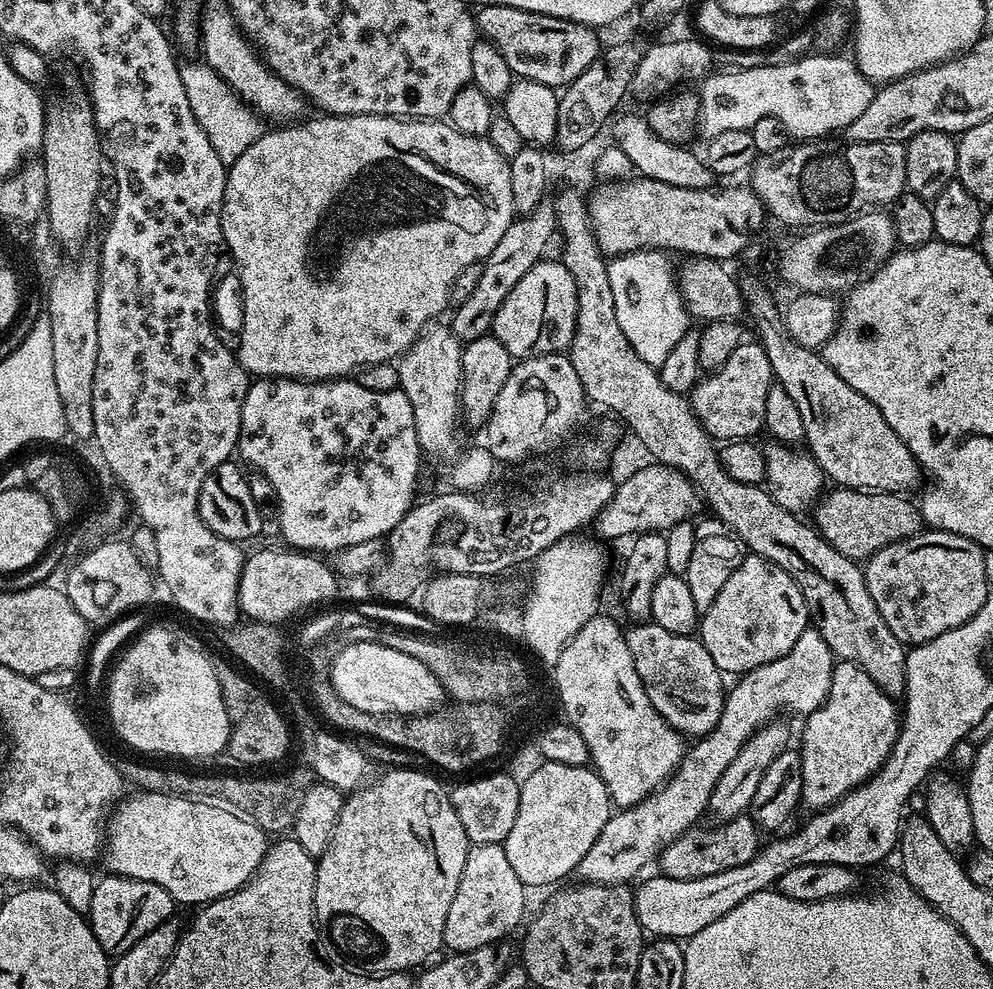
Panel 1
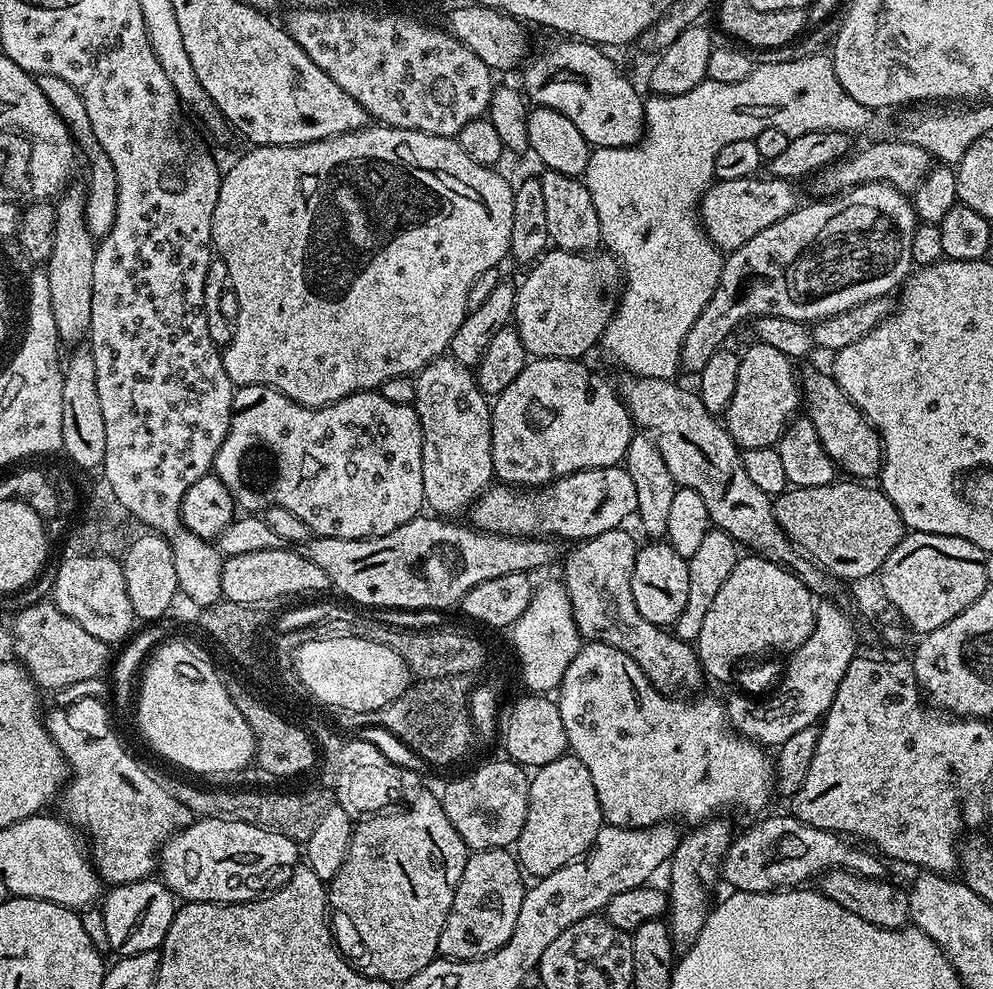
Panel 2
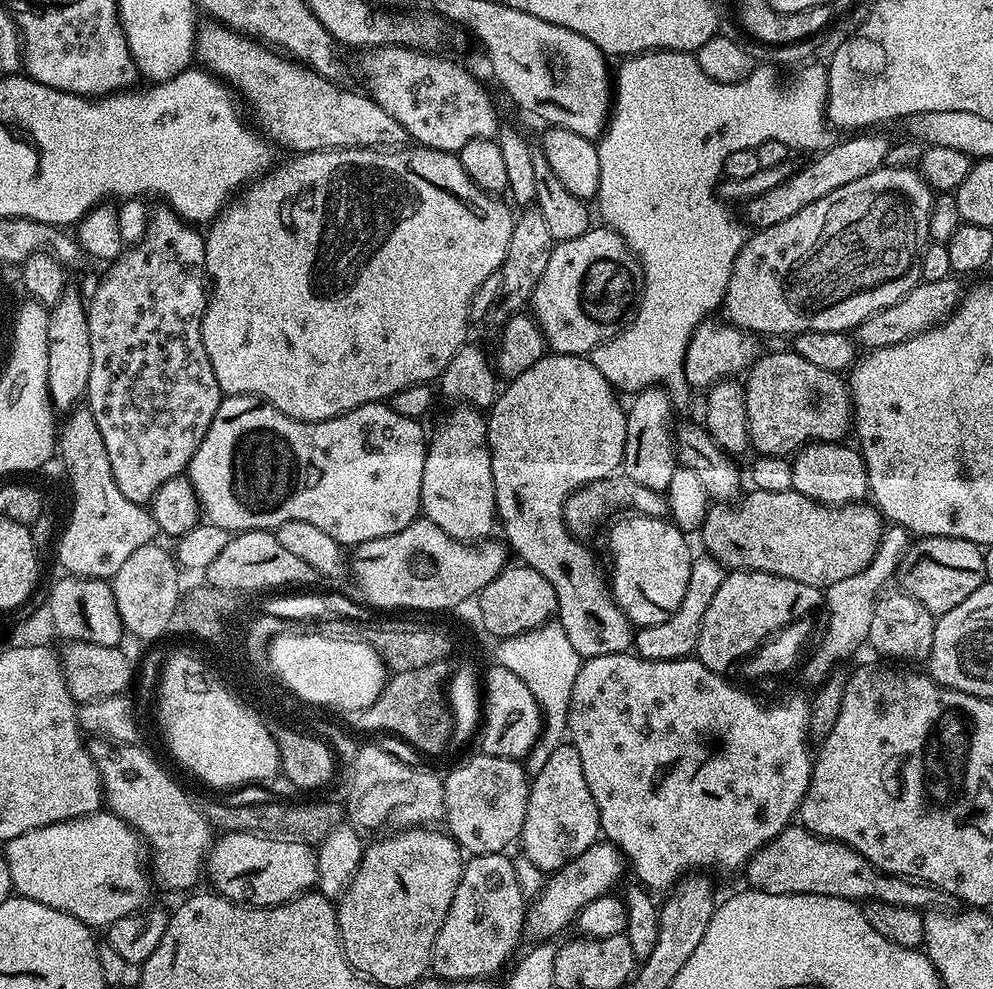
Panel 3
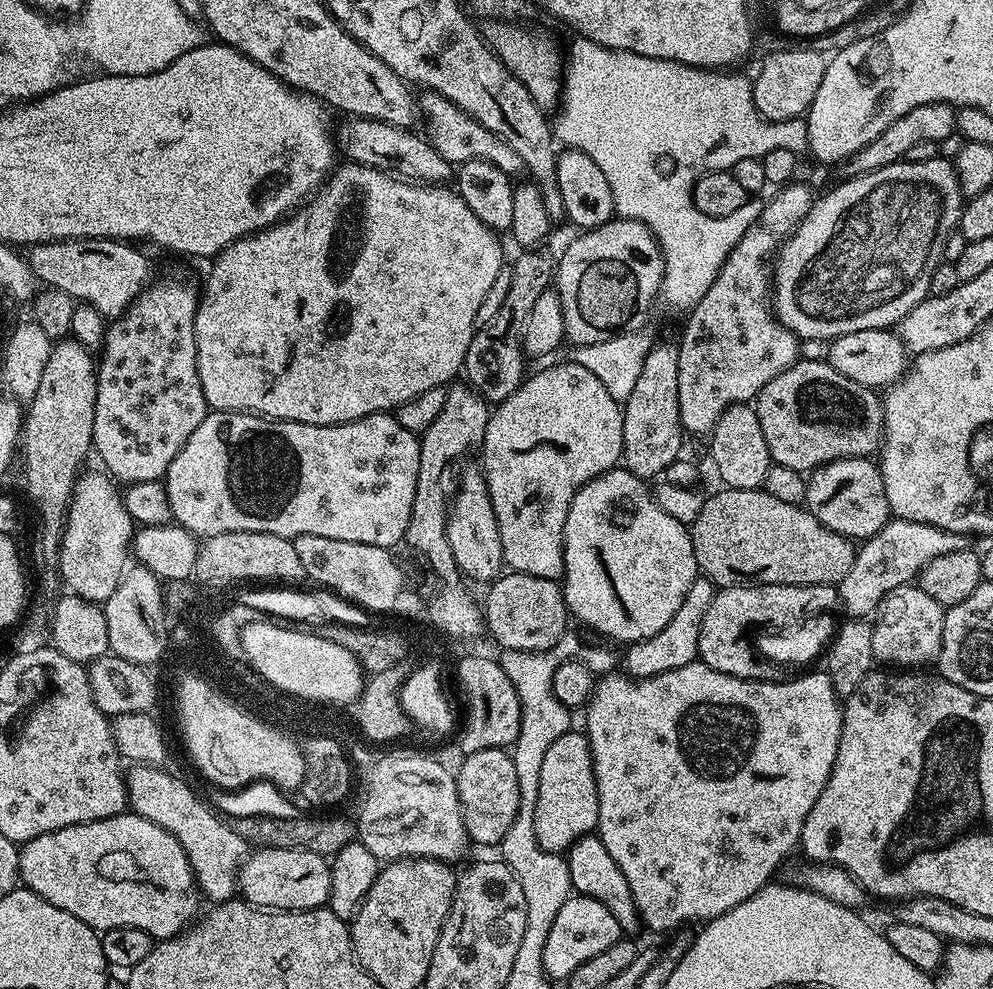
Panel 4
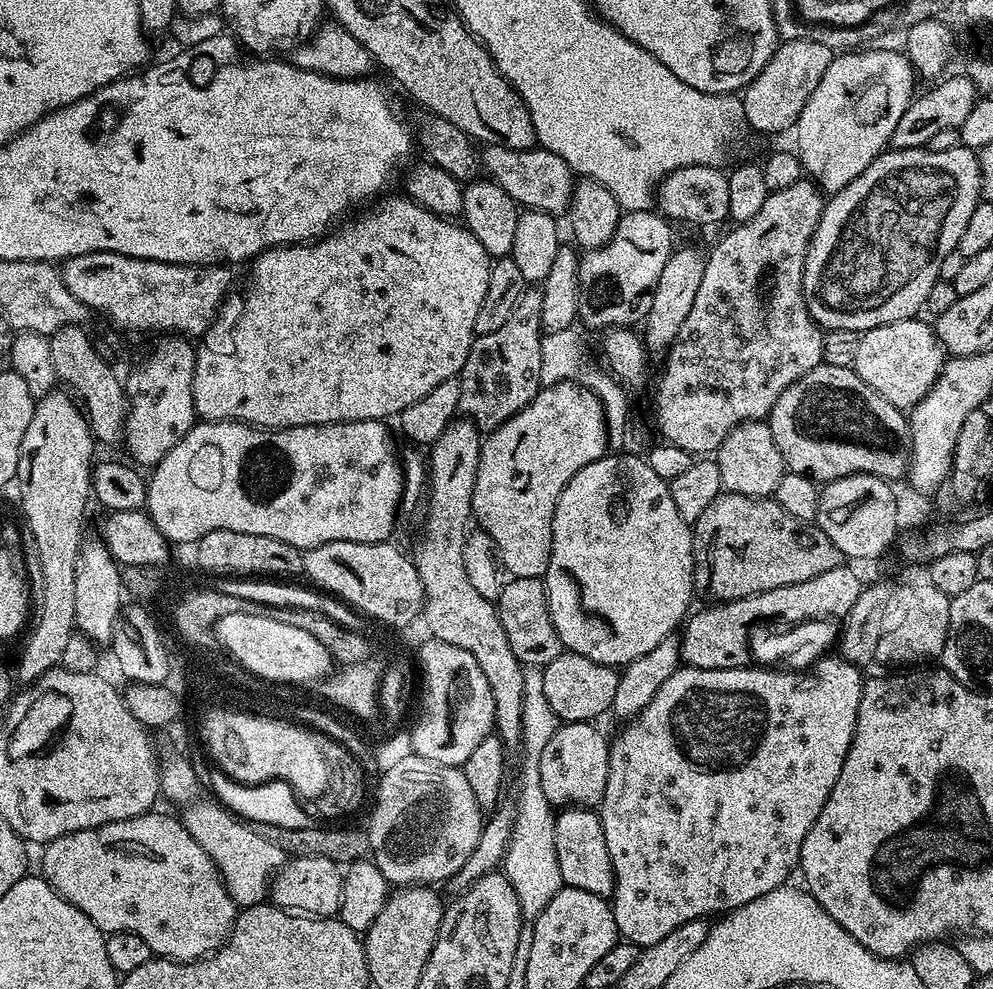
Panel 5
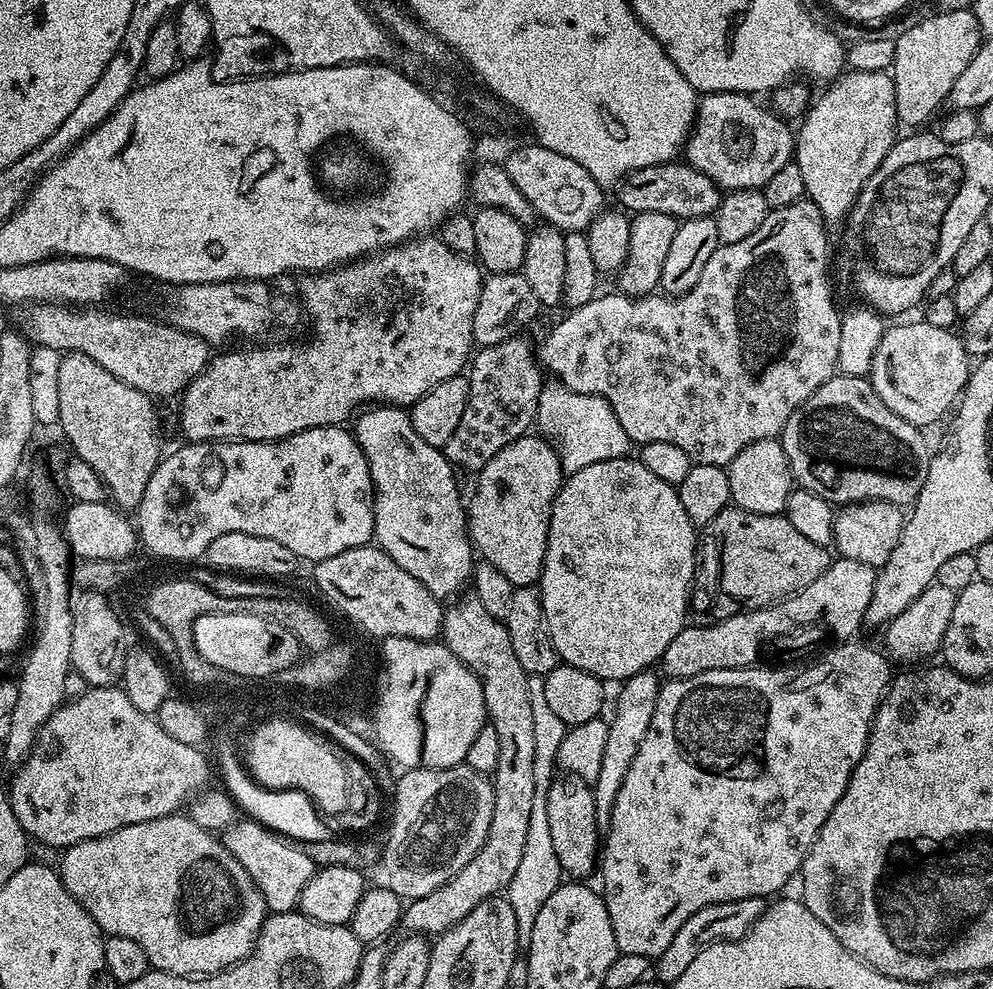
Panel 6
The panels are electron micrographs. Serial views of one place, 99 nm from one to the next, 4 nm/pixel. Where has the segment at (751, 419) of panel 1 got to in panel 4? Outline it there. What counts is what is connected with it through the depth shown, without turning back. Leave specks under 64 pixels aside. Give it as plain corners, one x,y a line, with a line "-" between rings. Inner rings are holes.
804,359
770,378
754,401
772,463
808,474
832,460
879,453
884,422
877,393
838,374
823,359

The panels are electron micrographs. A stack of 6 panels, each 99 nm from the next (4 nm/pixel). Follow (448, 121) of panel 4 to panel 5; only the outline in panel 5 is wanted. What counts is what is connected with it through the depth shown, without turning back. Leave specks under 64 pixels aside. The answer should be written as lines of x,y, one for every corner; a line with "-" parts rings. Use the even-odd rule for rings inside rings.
489,144
482,152
482,168
495,184
502,186
502,190
506,190
506,194
516,200
517,205
525,209
564,214
572,203
572,167
562,158
558,158
558,154
545,148
507,148

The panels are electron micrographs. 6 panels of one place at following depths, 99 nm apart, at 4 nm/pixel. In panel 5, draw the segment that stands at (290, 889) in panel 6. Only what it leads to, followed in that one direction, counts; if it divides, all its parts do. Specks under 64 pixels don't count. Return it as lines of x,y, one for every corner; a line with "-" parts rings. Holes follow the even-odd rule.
190,803
183,809
182,819
190,838
194,838
194,842
198,842
206,854
210,854
235,904
245,909
265,903
270,896
273,876
286,863
286,853
277,844
258,834
251,823
233,815
219,803
200,803

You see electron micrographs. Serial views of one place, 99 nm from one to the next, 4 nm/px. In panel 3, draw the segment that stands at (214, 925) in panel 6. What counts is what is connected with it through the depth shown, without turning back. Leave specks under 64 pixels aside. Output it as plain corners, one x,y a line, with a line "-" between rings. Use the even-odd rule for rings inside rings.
107,810
18,834
2,851
15,895
62,910
93,930
107,929
118,918
141,911
152,896
141,837

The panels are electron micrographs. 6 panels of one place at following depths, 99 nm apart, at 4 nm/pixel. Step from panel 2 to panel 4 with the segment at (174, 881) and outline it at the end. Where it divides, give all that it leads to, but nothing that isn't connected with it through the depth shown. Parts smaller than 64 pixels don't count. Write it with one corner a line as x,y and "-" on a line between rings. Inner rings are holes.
261,848
244,857
240,865
238,892
247,903
278,912
301,912
323,908
330,894
331,863
301,848

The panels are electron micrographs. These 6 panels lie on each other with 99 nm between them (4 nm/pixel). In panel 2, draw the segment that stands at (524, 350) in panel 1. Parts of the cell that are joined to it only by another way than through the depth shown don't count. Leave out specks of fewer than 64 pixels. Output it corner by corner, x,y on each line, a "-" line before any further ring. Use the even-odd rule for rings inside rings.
545,251
544,255
527,269
528,277
519,281
516,289
514,327
522,338
522,346
529,357
553,360
584,358
592,347
601,343
612,313
622,295
622,273
615,256
603,254
584,255
578,252

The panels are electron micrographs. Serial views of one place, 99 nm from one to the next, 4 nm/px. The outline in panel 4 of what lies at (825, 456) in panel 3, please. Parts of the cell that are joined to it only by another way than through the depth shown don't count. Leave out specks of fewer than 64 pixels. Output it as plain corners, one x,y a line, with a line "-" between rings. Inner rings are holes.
851,456
841,460
832,460
828,464
823,464
821,468
813,468
807,481
804,504
808,511
814,514
814,518
818,518
818,522
822,522
822,526
826,526
832,532
847,536
853,542
863,542
874,534
878,534
878,530
882,530
882,526
890,519
882,476
879,467
871,459

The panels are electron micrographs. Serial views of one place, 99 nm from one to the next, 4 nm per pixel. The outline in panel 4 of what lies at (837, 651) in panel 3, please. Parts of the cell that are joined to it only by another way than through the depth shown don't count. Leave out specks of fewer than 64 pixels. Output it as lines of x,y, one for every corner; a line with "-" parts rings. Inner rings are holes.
889,519
888,523
882,526
882,530
878,530
878,534
874,534
859,545
854,558
854,566
850,566
850,574
846,574
846,578
842,578
838,585
840,604
848,611
849,617
871,617
877,611
880,600
888,592
903,584
912,584
919,577
920,569
925,568
934,558
950,552
963,552
969,547
969,544
969,537
965,536
963,532
942,530
938,526
930,526
926,522

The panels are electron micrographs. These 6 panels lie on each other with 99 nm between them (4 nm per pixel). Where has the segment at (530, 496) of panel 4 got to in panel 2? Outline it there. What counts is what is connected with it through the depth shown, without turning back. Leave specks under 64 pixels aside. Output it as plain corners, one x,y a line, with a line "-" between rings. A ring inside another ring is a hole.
532,358
525,364
522,374
506,386
506,390
495,397
492,409
492,470
497,481
513,486
543,486
552,483
560,476
568,476
578,470
587,468
605,468
611,464
620,464
628,452
628,444
634,435
634,425
628,409
625,408
621,397
608,386
604,380
592,380
586,369
580,368
581,361
553,360
551,358
-
584,542
563,557
562,583
568,591
576,630
585,641
609,644
622,650
646,674
648,683
659,692
673,694
679,688
696,688
702,681
700,659
689,641
679,640
671,631
638,614
632,594
632,571
637,545

